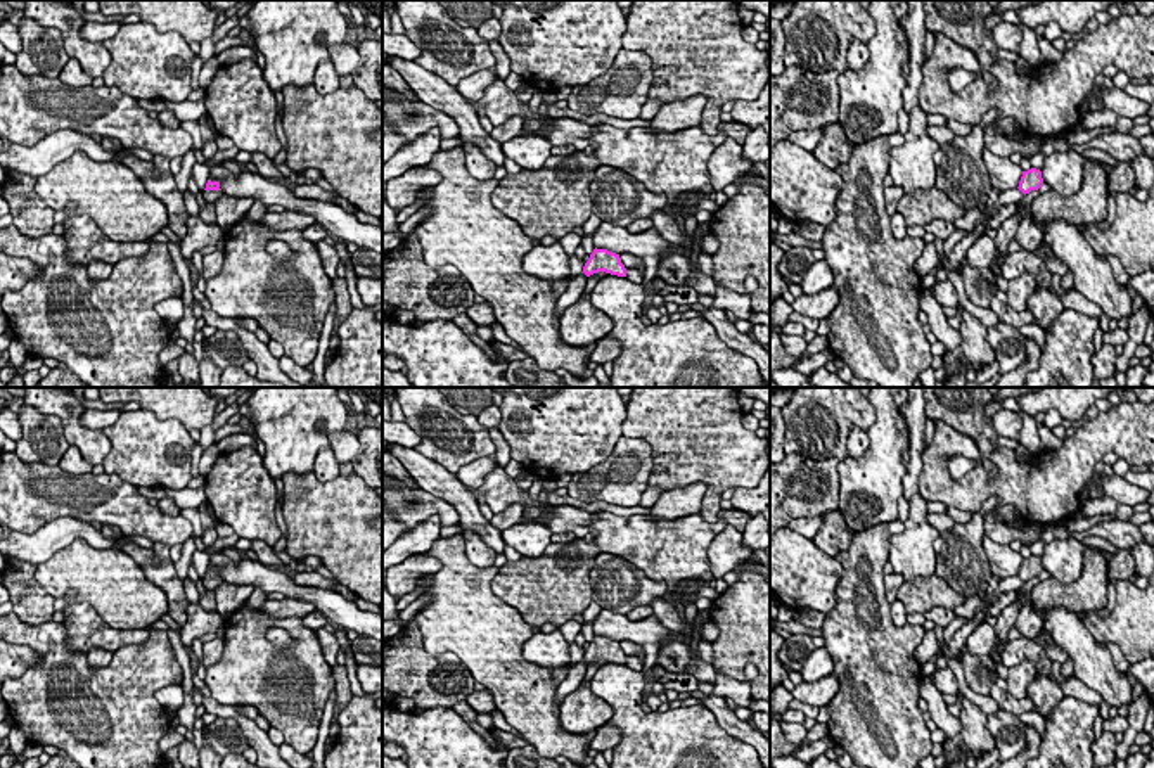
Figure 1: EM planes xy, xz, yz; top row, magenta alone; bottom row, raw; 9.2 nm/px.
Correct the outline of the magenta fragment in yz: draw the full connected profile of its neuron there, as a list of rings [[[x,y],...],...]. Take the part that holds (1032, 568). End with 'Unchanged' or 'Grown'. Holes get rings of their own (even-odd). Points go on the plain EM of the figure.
[[[1031,555],[1028,559],[1023,559],[1021,569],[1017,576],[1010,576],[1005,579],[1000,579],[997,590],[990,597],[988,604],[990,607],[1000,598],[1005,592],[1019,592],[1019,588],[1029,581],[1031,578],[1038,578],[1043,571],[1042,559],[1036,555]]]. Grown

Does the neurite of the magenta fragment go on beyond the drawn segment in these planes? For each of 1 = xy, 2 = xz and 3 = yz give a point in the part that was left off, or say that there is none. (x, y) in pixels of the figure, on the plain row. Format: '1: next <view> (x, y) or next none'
1: next xy (210, 583)
2: next none
3: next yz (1012, 583)

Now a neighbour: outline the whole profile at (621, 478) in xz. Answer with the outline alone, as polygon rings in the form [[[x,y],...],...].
[[[621,436],[612,453],[587,472],[571,476],[567,496],[592,503],[637,507],[652,472],[652,446],[640,438]]]

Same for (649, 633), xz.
[[[602,609],[595,618],[593,633],[616,642],[630,640],[640,645],[645,650],[642,673],[647,678],[656,664],[659,649],[675,637],[675,633],[663,626],[654,614],[633,621],[625,614],[616,614],[607,609]]]

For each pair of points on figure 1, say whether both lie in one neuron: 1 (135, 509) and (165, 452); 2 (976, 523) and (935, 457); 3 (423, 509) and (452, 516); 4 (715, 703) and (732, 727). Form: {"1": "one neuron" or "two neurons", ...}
{"1": "two neurons", "2": "two neurons", "3": "one neuron", "4": "one neuron"}

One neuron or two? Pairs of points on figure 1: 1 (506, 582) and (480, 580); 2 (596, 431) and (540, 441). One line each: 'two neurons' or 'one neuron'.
1: two neurons
2: one neuron

